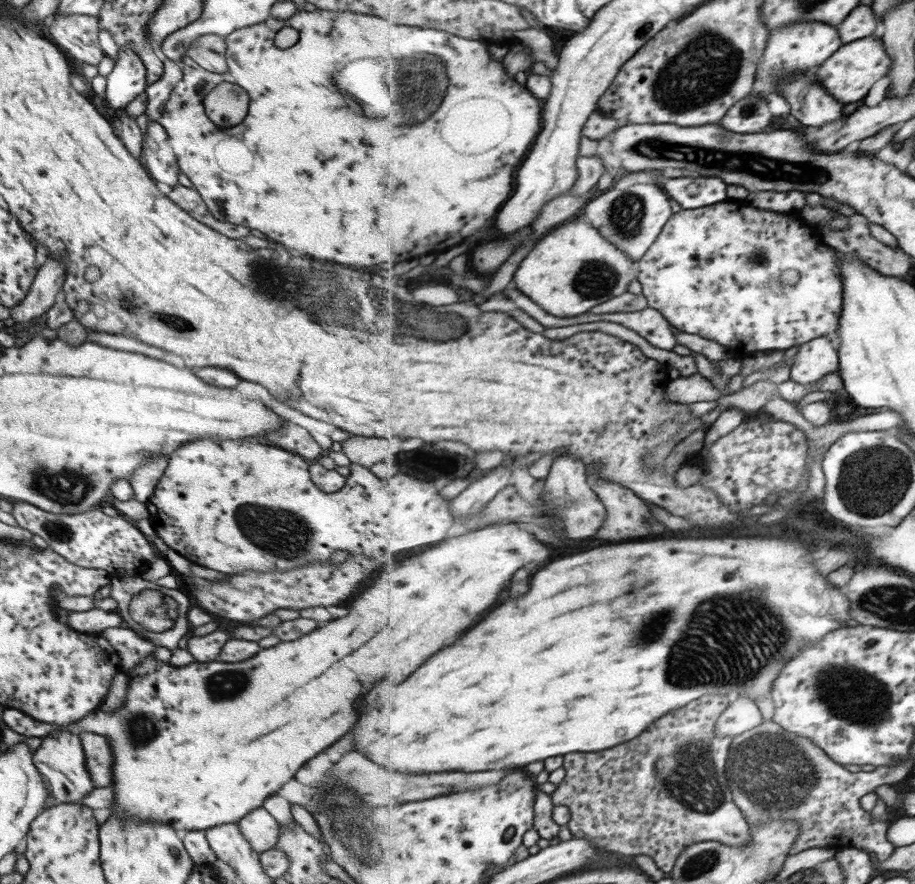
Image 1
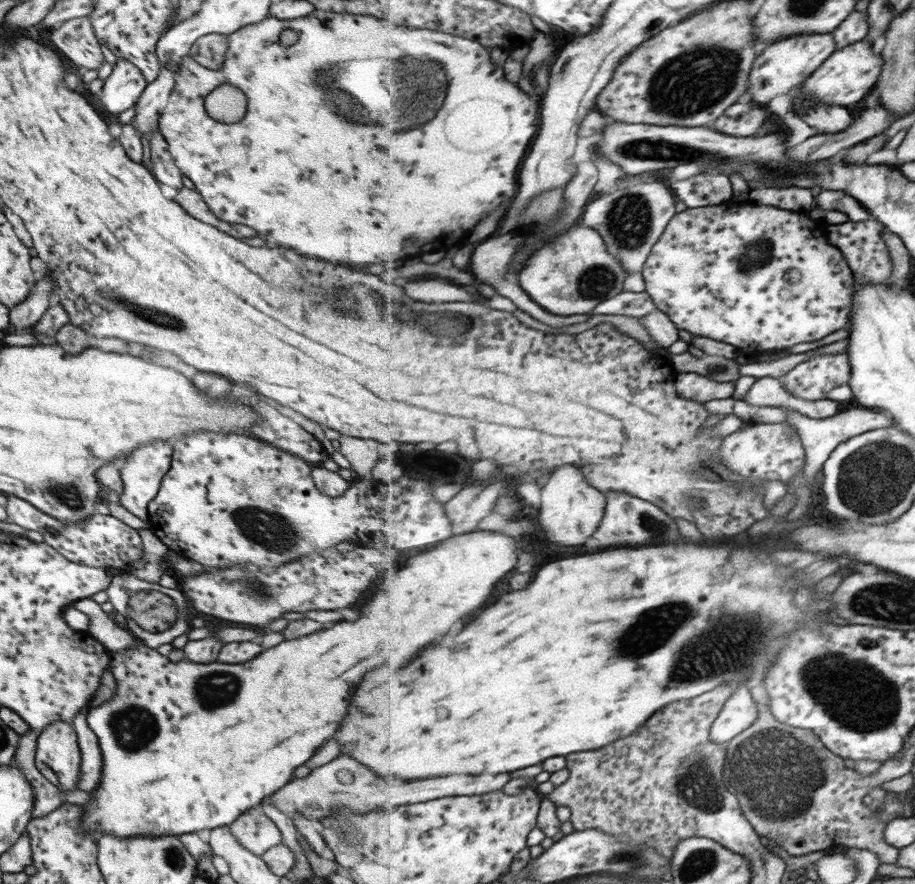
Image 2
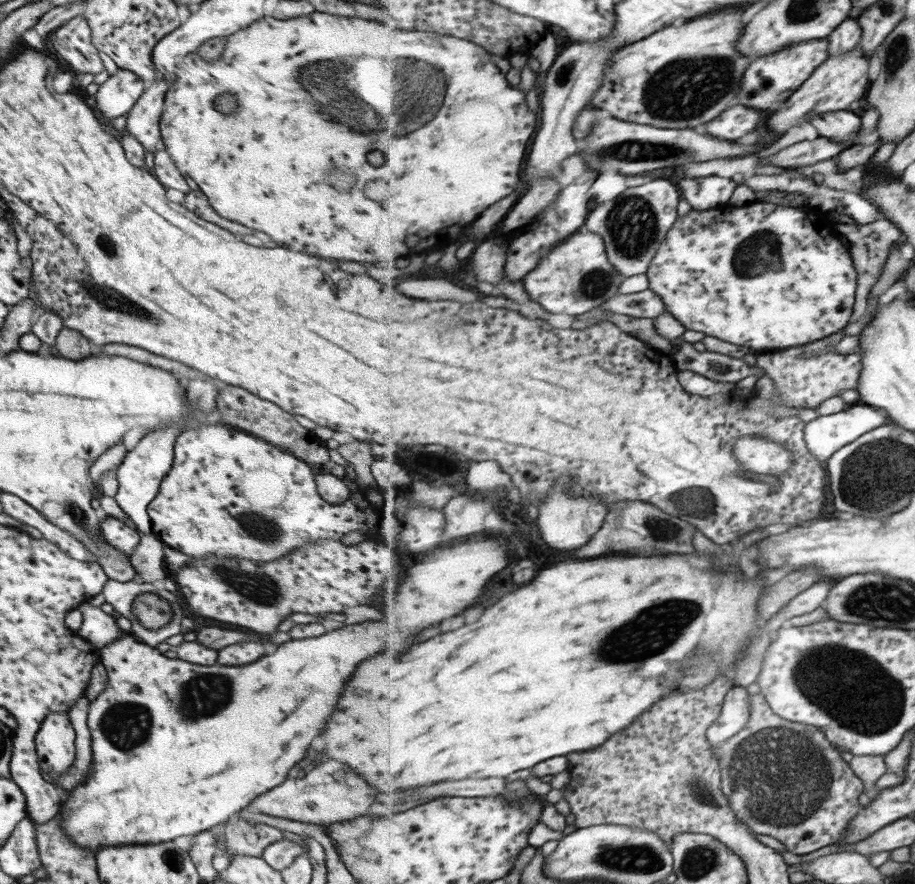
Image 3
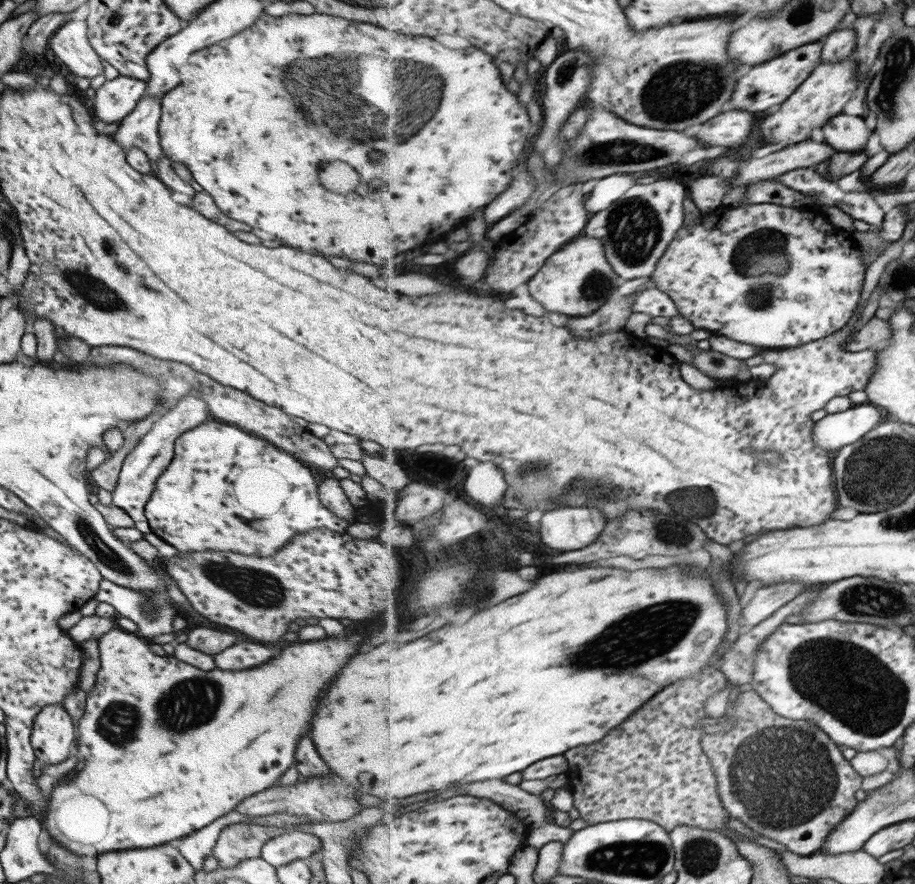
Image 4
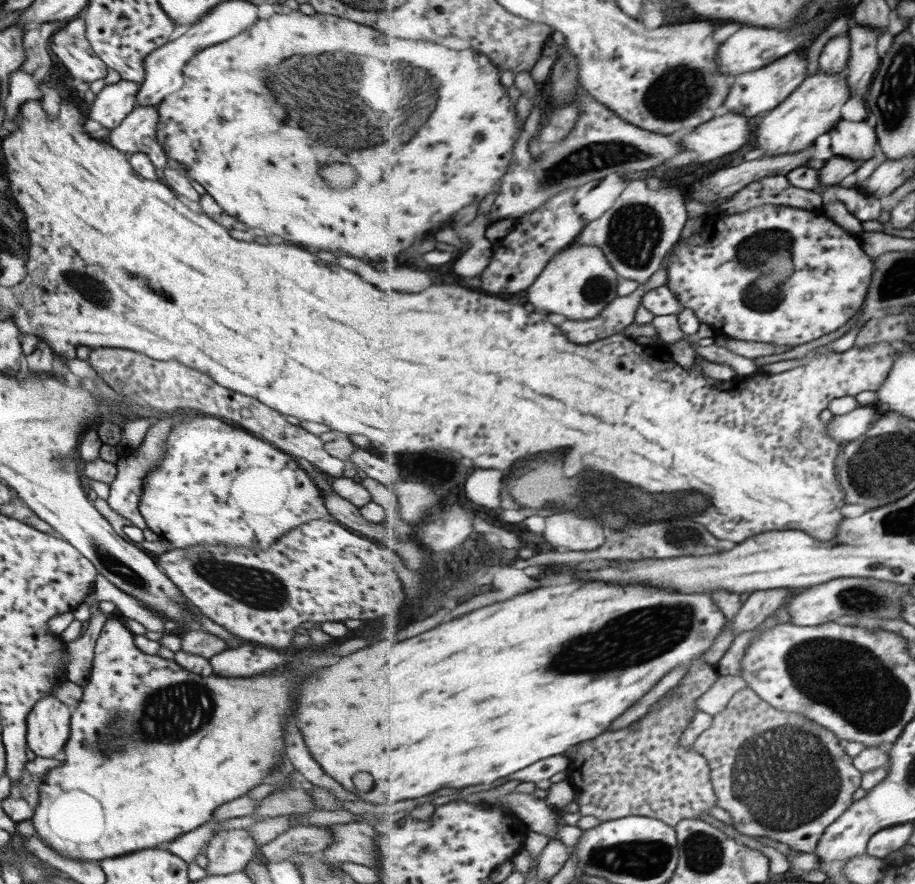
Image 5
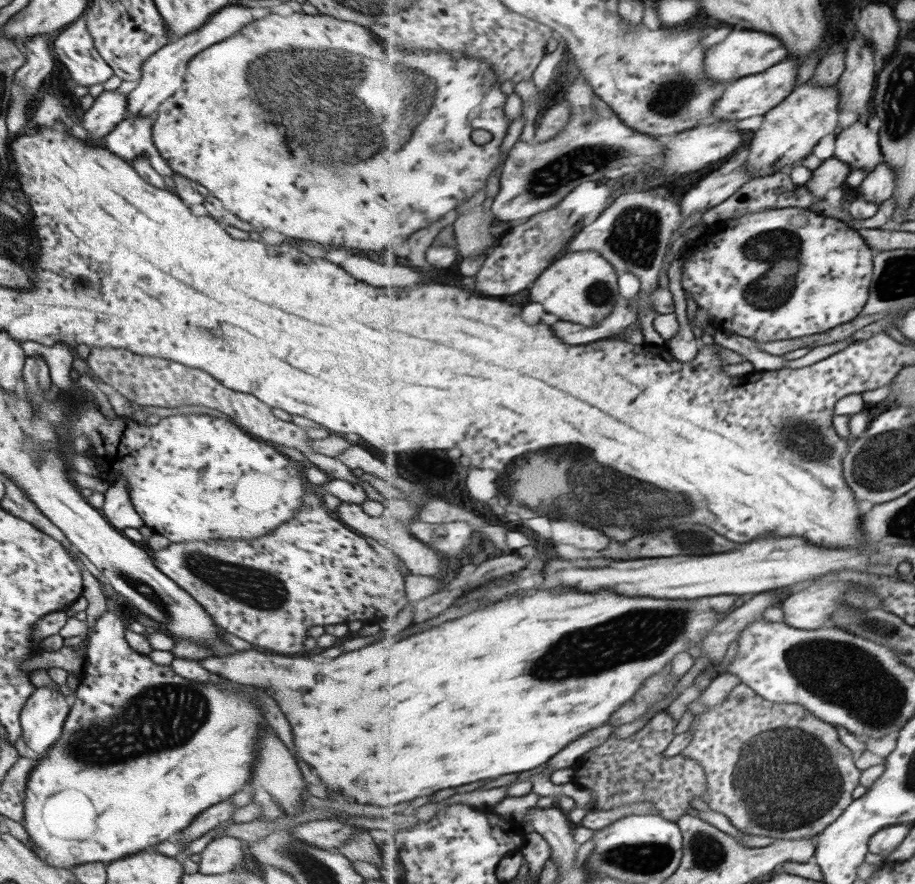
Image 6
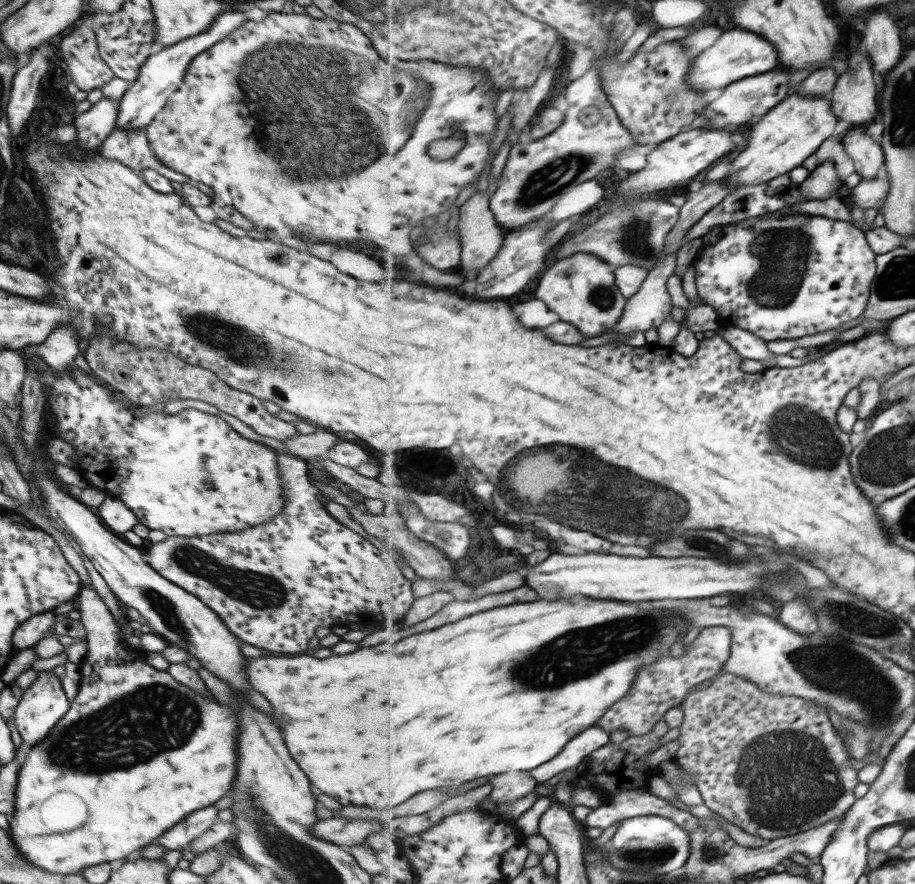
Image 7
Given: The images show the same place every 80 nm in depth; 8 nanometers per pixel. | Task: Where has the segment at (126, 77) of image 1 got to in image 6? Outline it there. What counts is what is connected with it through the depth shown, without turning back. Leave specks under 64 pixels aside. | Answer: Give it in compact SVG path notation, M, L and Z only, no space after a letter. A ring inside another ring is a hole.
M120 89L113 91L102 91L97 98L94 99L94 103L91 108L84 112L81 116L81 124L85 128L85 134L89 136L86 139L91 144L102 143L103 138L115 128L115 126L125 119L125 95Z

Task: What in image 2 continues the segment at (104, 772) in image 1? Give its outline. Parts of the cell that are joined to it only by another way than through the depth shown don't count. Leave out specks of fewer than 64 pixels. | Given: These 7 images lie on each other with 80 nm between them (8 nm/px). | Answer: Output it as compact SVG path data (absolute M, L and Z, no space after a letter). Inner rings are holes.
M89 708L80 710L70 722L77 739L80 754L80 777L77 789L93 790L98 787L101 778L102 756L97 737L87 727L86 716Z

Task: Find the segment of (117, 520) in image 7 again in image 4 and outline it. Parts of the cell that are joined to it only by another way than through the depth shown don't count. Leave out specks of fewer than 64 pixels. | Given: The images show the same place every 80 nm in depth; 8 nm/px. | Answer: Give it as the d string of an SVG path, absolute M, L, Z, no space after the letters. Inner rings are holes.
M197 391L185 393L167 412L151 425L149 431L125 455L122 460L115 488L111 492L111 504L128 514L134 527L142 534L149 534L150 528L144 515L144 506L151 496L155 481L161 476L164 468L170 463L174 451L175 439L186 430L201 424L210 418L206 402Z

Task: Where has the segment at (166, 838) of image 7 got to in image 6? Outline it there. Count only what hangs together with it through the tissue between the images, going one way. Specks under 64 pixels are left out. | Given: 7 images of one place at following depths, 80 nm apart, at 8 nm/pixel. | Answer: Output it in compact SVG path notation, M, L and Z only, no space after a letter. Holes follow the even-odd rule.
M221 801L209 808L203 810L196 816L196 820L189 826L186 826L181 832L174 834L170 838L171 841L184 840L187 842L199 838L202 834L205 834L208 830L215 828L220 823L228 821L231 814L233 814L235 807L229 801Z

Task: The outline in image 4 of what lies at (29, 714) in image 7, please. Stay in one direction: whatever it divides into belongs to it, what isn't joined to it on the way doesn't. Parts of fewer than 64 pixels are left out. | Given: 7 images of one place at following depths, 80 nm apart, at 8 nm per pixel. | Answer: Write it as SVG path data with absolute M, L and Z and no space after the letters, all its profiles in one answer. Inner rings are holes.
M48 704L35 715L29 742L41 764L63 762L72 752L74 740L72 719L61 704Z

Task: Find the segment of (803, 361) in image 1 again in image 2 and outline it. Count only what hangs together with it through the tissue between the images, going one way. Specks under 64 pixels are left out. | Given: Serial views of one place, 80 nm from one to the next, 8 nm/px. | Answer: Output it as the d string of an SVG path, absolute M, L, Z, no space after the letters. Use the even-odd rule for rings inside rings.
M817 348L809 360L781 377L789 393L808 401L825 399L833 388L849 386L853 378L847 353L821 353L817 352Z

